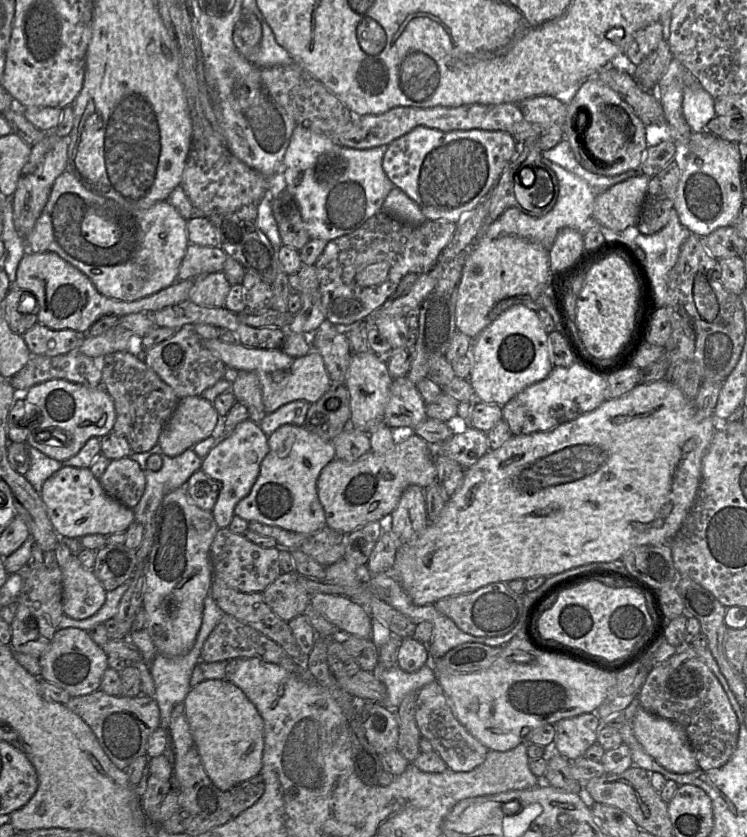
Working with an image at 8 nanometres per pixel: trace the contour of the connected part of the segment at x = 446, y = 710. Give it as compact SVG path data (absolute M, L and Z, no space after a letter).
M437 681L425 685L417 692L415 718L421 737L431 743L433 750L439 754L448 769L454 772L469 772L486 759L489 750L456 719Z

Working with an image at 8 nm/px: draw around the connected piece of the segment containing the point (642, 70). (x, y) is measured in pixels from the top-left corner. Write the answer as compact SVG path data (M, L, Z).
M664 38L657 48L636 67L632 77L642 89L646 91L657 90L657 85L672 58L669 44Z

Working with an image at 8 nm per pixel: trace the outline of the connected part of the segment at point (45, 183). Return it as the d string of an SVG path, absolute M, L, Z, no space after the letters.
M53 131L46 132L43 139L31 147L28 161L22 168L16 190L12 194L13 223L16 231L26 237L41 215L55 179L67 170L68 138Z

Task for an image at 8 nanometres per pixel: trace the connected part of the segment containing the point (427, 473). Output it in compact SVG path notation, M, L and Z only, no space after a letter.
M413 432L397 435L398 442L391 452L379 455L371 450L351 463L335 458L322 469L317 480L317 496L325 512L326 526L348 535L367 523L380 521L381 526L389 526L390 530L390 516L404 490L411 485L425 489L437 482L434 447Z

